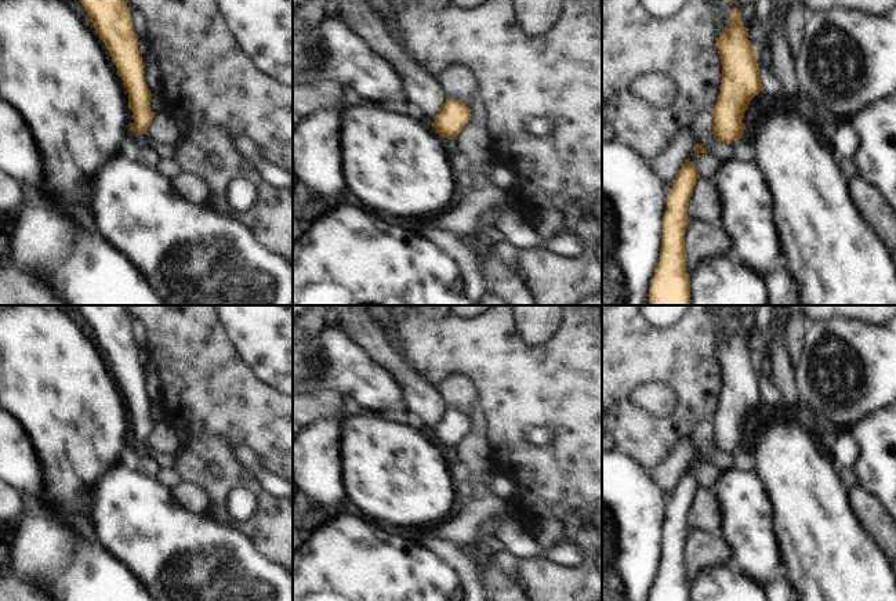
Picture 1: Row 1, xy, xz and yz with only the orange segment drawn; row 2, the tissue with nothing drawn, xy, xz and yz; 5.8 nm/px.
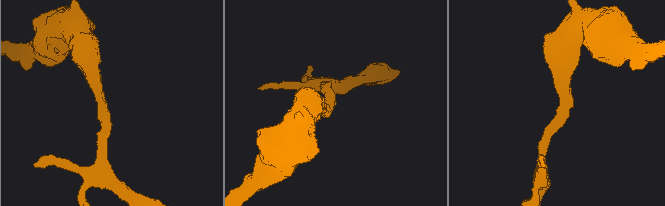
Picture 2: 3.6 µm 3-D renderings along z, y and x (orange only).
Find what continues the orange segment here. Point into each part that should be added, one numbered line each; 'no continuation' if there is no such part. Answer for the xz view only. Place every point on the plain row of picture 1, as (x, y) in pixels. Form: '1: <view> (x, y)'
no continuation

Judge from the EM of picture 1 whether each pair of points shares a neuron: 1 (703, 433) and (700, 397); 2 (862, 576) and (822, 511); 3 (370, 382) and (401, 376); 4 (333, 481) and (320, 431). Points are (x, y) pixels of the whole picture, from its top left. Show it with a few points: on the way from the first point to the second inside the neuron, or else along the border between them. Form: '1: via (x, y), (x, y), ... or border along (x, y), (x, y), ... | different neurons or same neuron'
1: border along (710, 417), (702, 419), (689, 431) | different neurons
2: via (845, 560), (822, 536), (822, 528) | same neuron
3: border along (370, 354), (401, 386), (401, 406) | different neurons
4: via (320, 469), (320, 444) | same neuron

